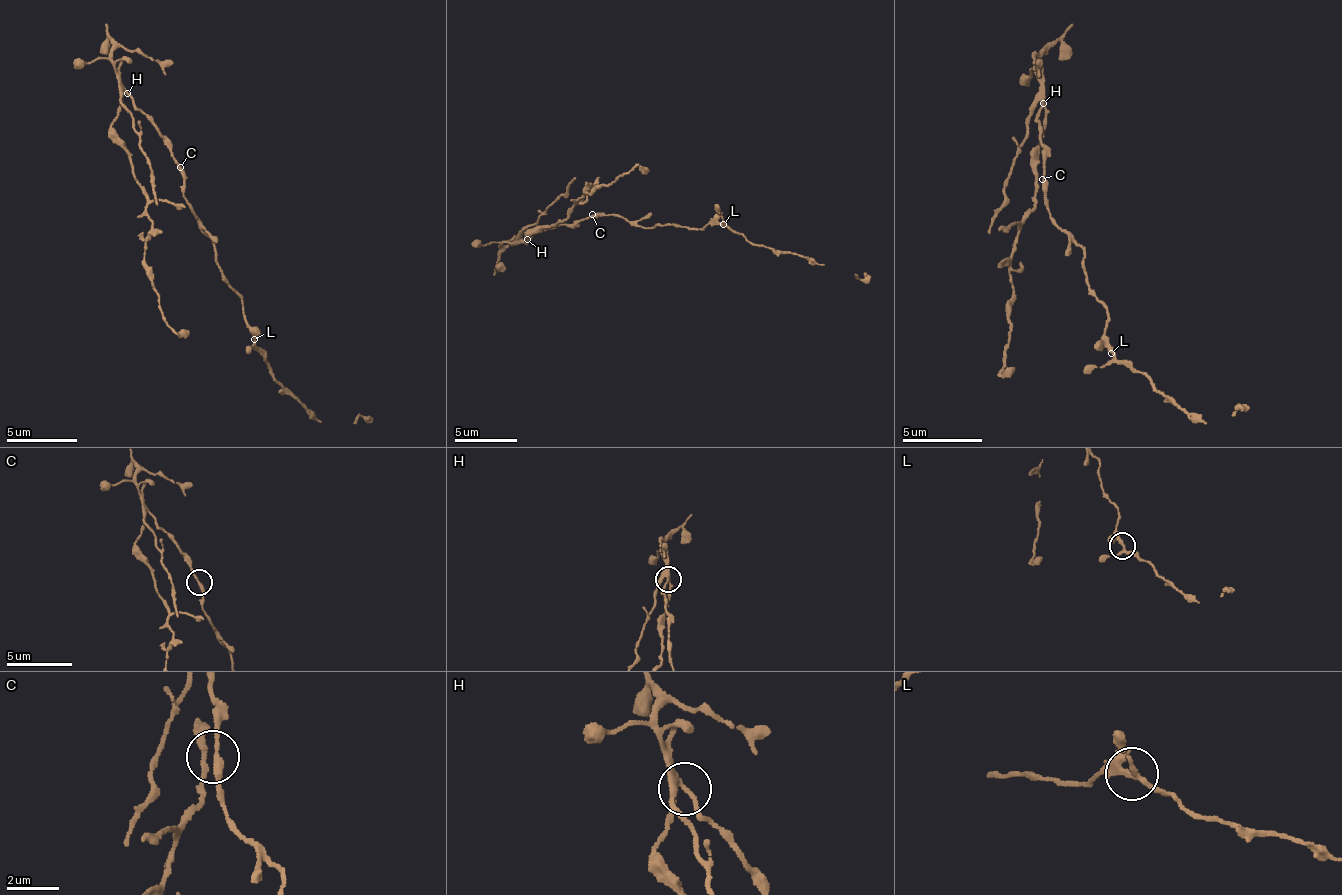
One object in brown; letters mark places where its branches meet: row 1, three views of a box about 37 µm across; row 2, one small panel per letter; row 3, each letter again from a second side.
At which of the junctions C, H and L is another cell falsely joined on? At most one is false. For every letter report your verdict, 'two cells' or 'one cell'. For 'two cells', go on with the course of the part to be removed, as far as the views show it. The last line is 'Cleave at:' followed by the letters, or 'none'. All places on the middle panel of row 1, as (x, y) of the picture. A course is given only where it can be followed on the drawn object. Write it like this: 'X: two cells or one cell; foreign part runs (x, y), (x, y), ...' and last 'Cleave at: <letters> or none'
C: one cell
H: two cells; foreign part runs (527, 238), (558, 223), (583, 197), (637, 166), (647, 173)
L: one cell
Cleave at: H

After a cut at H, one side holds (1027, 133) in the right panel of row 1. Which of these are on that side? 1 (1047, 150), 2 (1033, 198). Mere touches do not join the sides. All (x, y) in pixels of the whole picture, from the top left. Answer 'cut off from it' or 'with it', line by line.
1: cut off from it
2: with it

